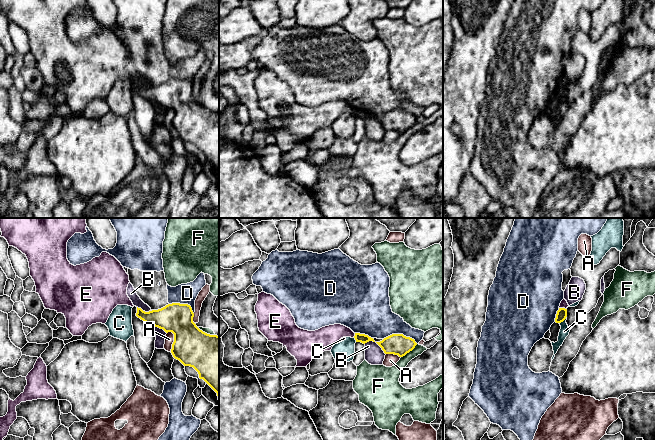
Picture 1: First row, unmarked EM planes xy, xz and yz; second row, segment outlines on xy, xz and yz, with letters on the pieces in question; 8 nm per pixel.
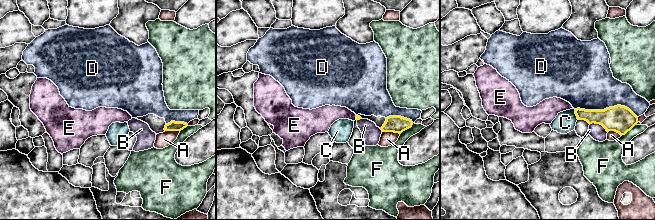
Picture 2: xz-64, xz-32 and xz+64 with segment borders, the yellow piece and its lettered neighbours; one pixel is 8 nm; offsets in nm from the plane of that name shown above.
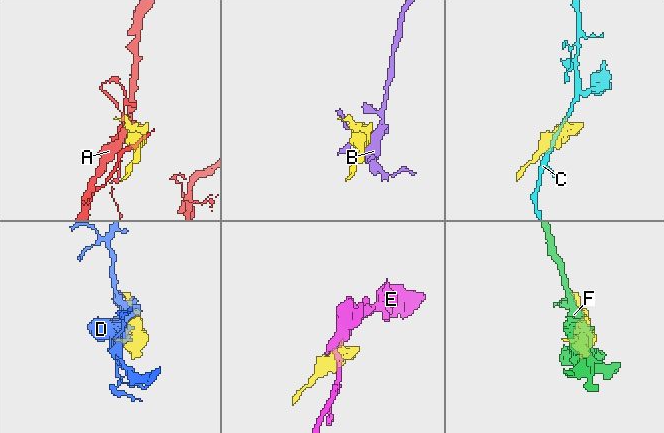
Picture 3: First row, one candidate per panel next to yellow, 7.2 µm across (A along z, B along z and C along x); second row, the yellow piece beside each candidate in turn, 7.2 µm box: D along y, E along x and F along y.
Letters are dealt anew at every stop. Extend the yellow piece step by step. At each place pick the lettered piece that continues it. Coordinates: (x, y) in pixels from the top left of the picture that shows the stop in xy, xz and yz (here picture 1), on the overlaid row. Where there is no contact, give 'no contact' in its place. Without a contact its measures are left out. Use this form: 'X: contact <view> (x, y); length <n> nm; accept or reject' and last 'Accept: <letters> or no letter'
A: contact xy (174, 340); length 170 nm; reject
B: contact xz (376, 342); length 200 nm; reject
C: contact yz (563, 320); length 90 nm; reject
D: contact xz (400, 334); length 280 nm; reject
E: contact yz (562, 308); length 60 nm; reject
F: contact xz (409, 351); length 170 nm; reject
Accept: no letter

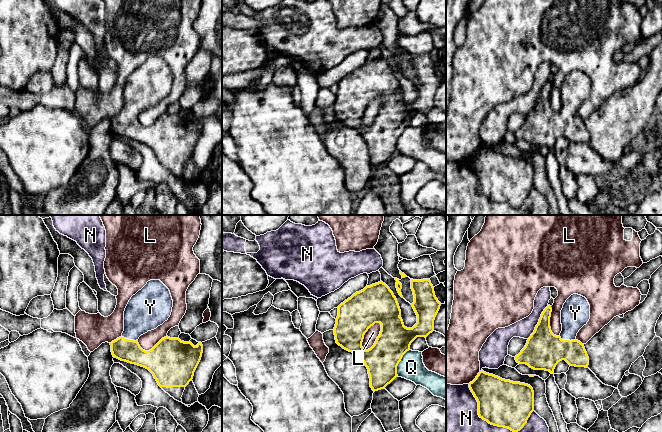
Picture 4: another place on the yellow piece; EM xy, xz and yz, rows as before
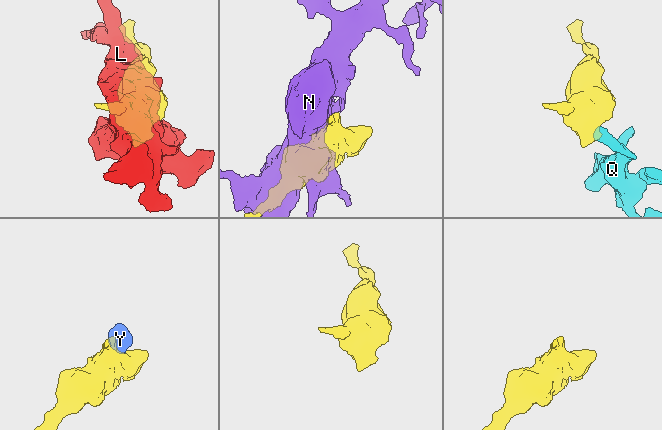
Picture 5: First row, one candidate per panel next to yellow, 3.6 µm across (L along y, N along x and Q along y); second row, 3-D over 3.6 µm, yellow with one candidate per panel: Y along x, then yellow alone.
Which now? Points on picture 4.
L: contact xz (377, 338); length 260 nm; reject
N: contact yz (480, 417); length 550 nm; reject
Q: contact xz (399, 361); length 240 nm; reject
Y: contact yz (567, 340); length 140 nm; accept
Accept: Y

